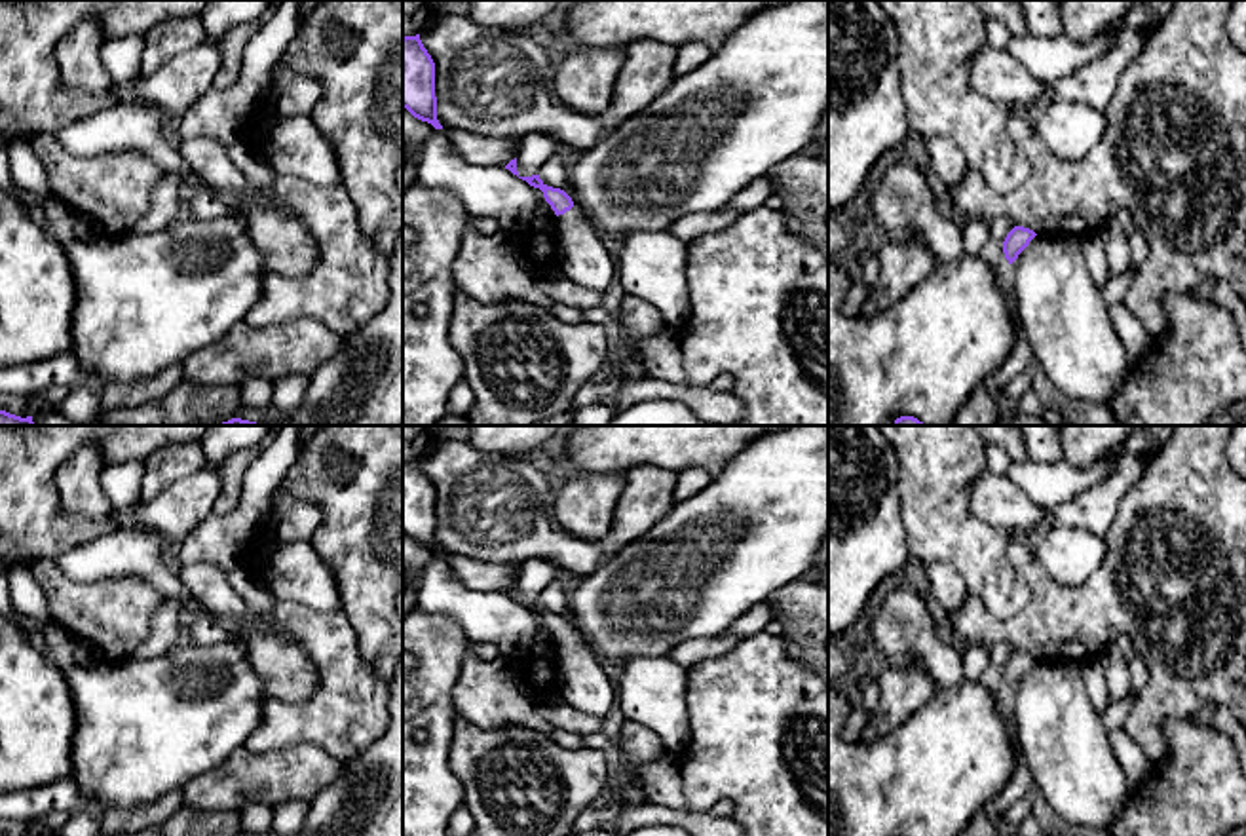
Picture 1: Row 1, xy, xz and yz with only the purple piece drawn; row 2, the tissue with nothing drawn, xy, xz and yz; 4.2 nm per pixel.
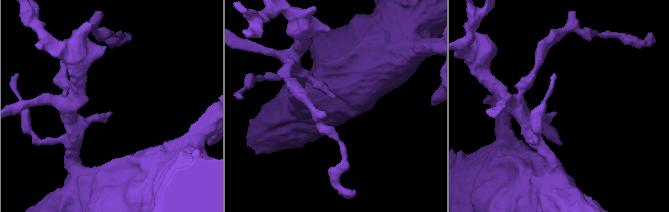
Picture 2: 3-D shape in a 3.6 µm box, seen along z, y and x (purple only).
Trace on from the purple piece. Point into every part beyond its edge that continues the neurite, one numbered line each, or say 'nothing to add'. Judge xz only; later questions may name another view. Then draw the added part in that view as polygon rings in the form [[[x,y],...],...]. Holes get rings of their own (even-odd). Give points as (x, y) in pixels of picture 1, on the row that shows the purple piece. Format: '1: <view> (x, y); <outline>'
1: xz (582, 253); [[[574,205],[558,215],[557,262],[574,283],[604,293],[617,274],[615,249]]]

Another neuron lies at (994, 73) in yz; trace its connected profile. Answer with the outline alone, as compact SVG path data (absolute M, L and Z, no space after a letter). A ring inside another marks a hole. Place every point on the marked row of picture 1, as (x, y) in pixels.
M984 46L969 65L971 87L1009 108L1039 99L1048 87L1007 49Z

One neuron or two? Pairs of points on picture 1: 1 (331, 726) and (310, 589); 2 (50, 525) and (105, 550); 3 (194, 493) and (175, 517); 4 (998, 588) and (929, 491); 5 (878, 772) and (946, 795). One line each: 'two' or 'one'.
1: two
2: two
3: one
4: one
5: one

